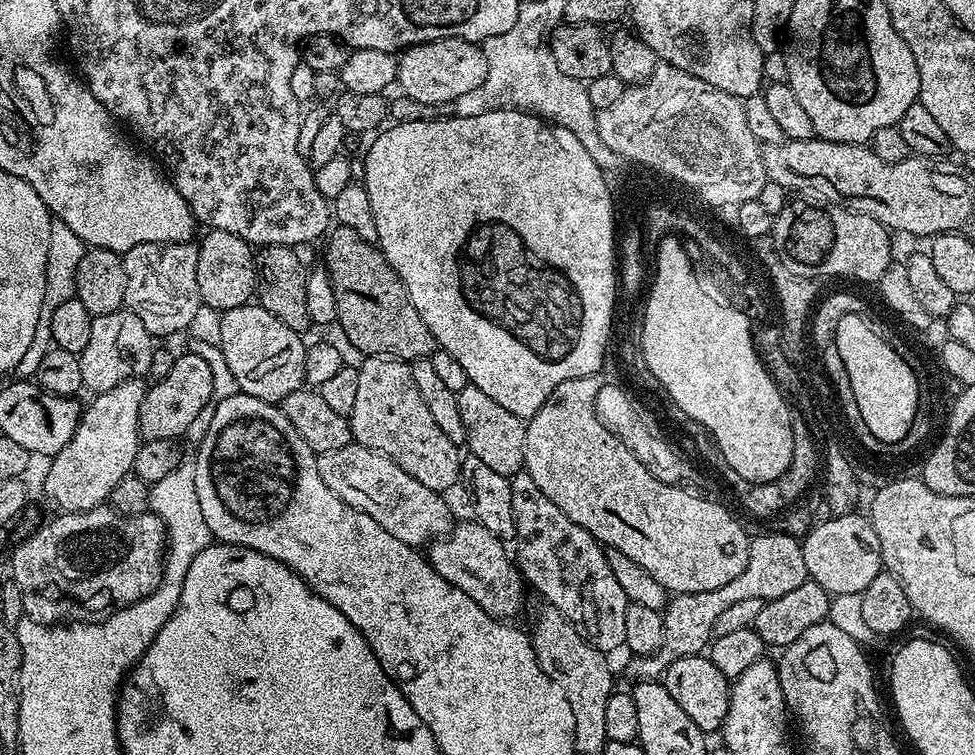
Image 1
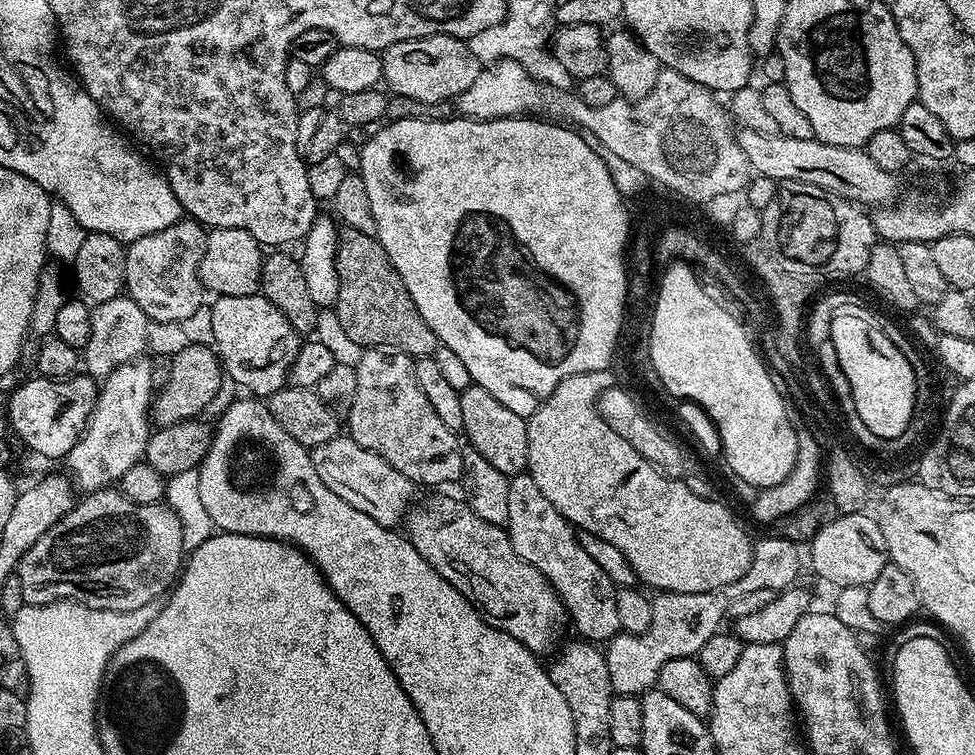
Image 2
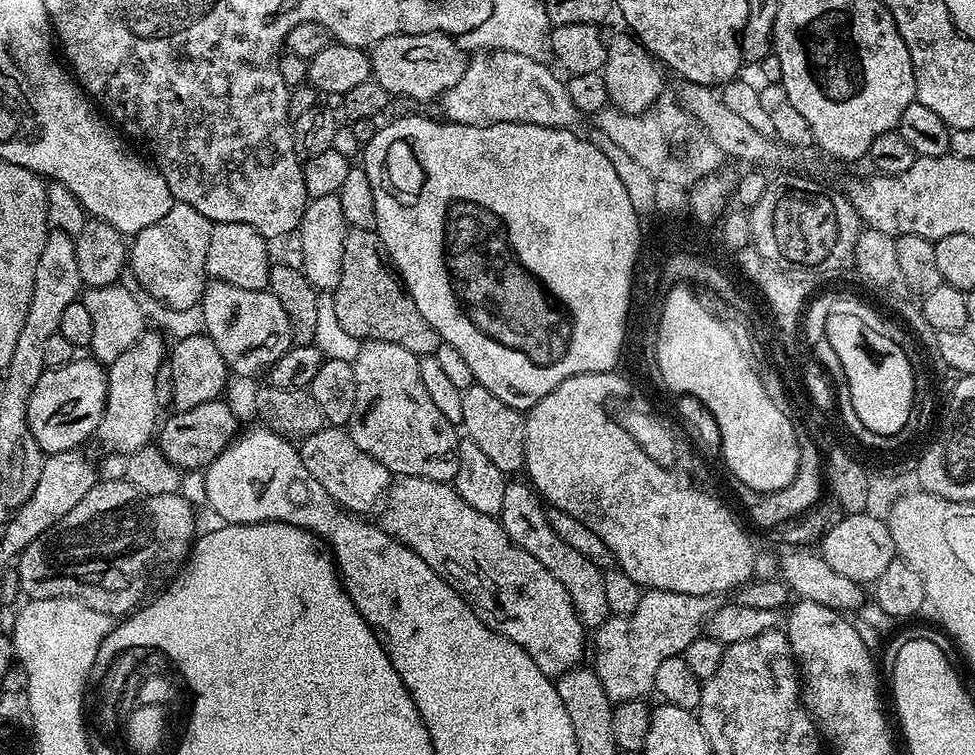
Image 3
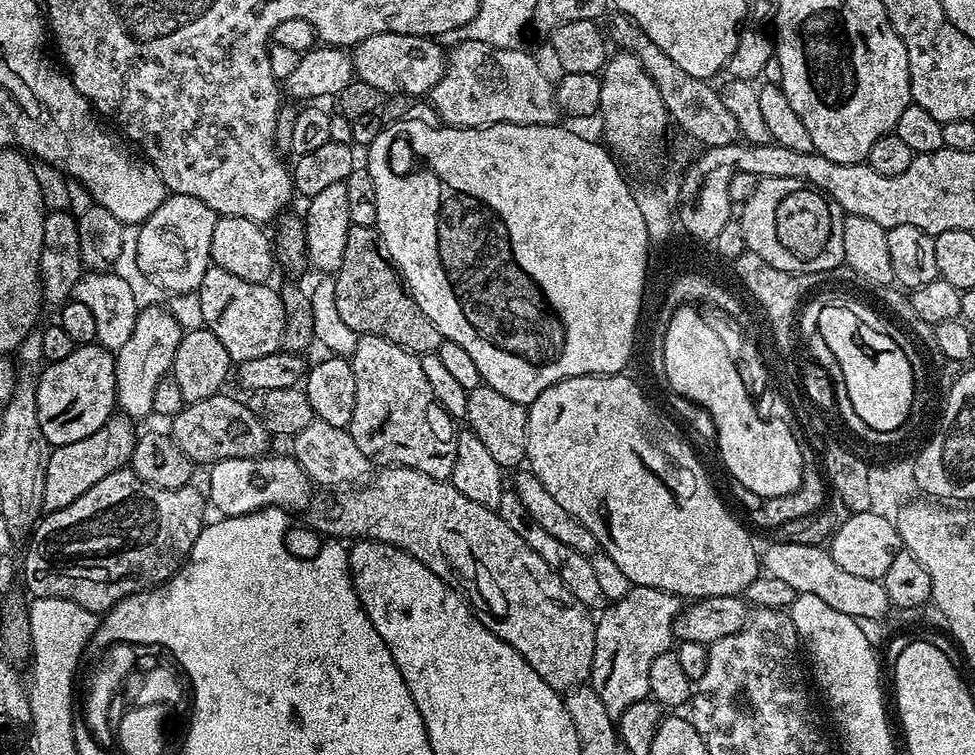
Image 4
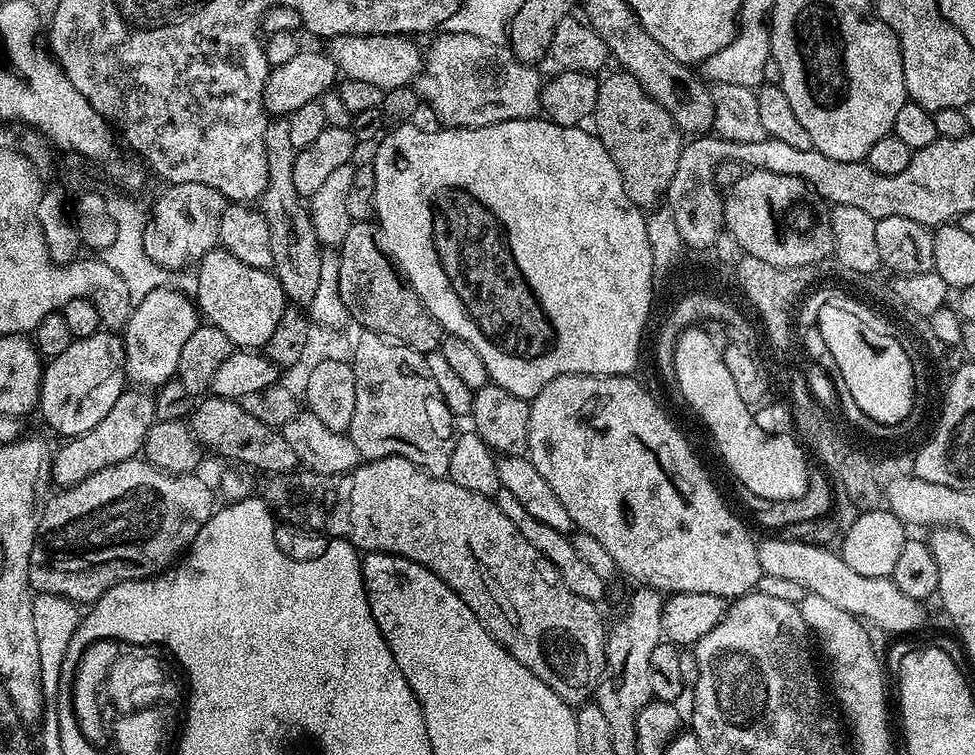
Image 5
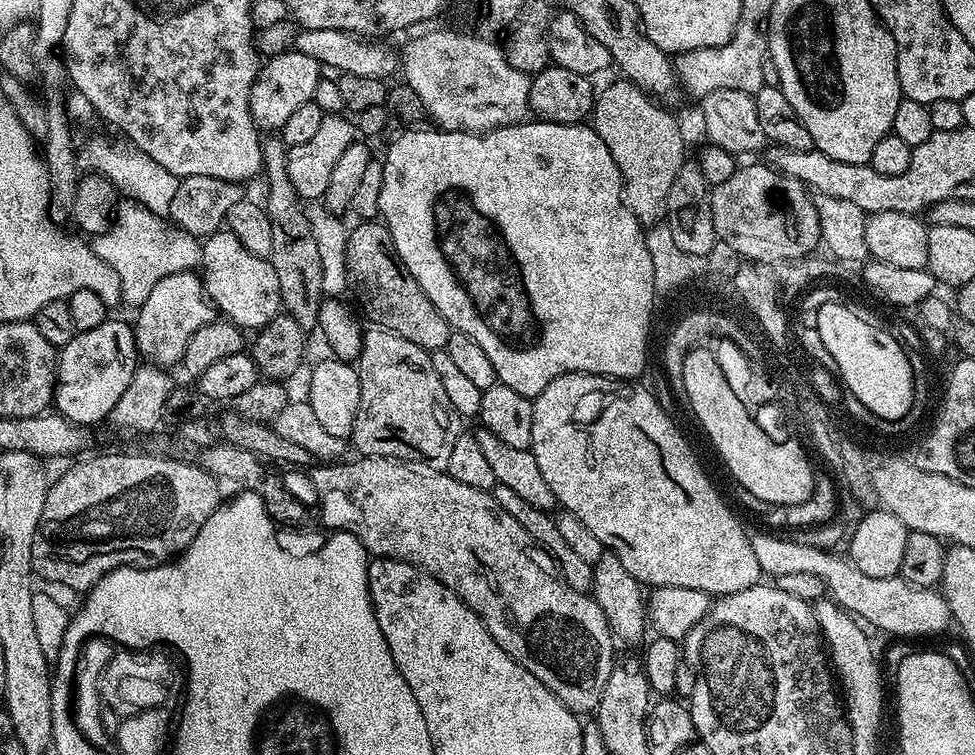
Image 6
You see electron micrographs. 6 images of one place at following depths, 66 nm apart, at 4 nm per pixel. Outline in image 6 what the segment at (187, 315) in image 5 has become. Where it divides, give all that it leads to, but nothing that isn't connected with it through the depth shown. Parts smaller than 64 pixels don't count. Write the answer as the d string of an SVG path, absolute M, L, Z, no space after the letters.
M172 270L161 275L153 289L145 292L144 302L139 305L137 312L140 312L137 314L136 320L134 319L137 353L145 361L159 366L179 365L184 358L186 342L190 342L190 338L197 330L202 330L202 326L206 326L214 318L214 309L204 294L203 279L192 270Z

